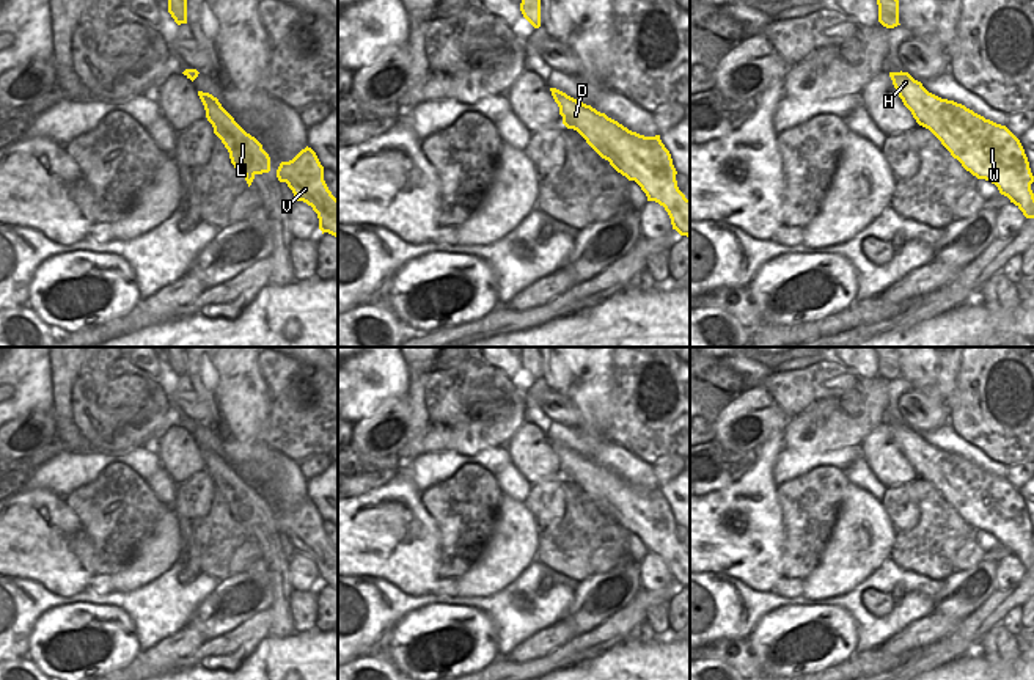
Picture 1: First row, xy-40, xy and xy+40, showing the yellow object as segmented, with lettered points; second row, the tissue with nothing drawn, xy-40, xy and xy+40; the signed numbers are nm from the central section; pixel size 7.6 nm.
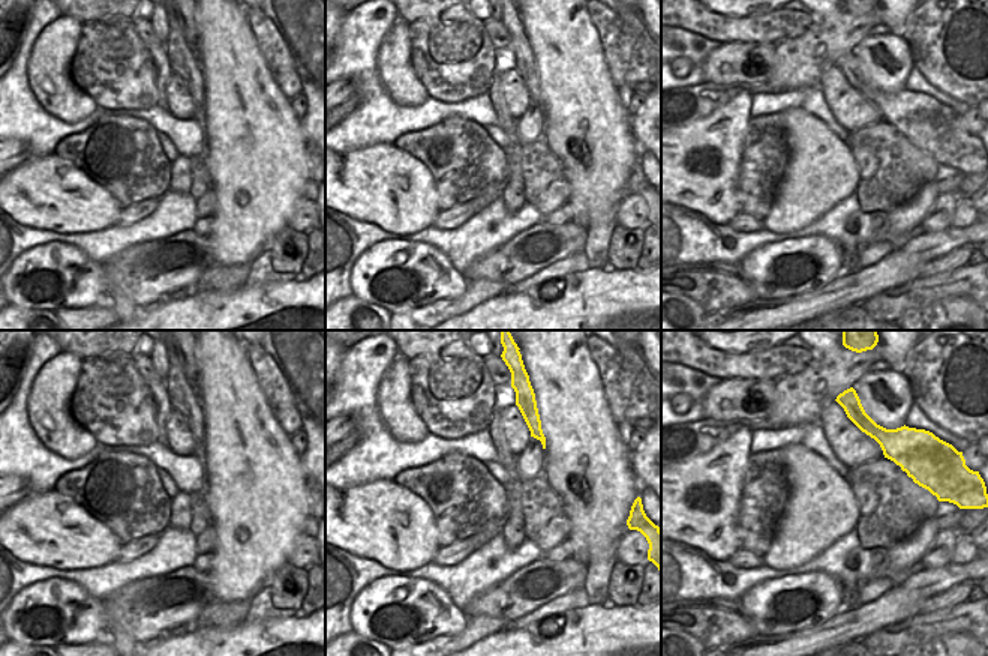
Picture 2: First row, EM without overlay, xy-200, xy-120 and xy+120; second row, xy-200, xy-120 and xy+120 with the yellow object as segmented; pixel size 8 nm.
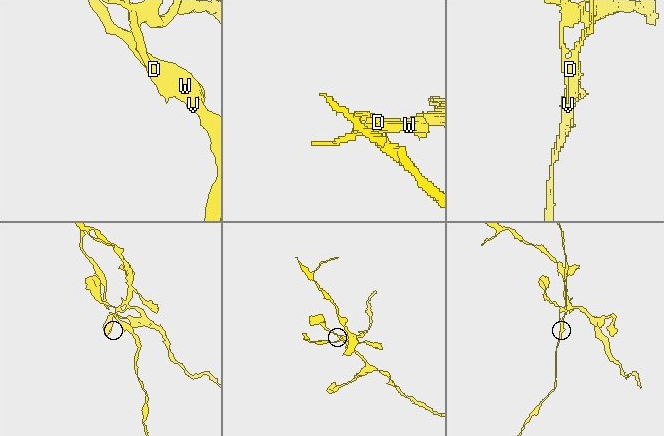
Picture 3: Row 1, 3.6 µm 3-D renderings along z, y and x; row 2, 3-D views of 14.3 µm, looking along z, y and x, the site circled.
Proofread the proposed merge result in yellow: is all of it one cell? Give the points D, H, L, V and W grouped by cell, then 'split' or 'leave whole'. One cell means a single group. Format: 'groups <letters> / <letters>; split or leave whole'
groups D H V W / L; split

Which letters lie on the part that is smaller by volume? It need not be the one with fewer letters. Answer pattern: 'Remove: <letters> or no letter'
Remove: D, H, V, W

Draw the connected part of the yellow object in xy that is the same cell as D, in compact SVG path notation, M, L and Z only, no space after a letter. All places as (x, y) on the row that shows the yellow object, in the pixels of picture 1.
M556 88L550 91L563 124L577 129L602 159L641 187L647 201L665 207L673 229L690 237L690 199L677 187L677 171L660 135L640 135Z

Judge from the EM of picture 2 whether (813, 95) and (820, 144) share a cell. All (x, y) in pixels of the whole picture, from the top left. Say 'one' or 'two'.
two

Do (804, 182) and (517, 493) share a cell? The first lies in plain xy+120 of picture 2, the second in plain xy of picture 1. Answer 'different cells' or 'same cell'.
different cells

